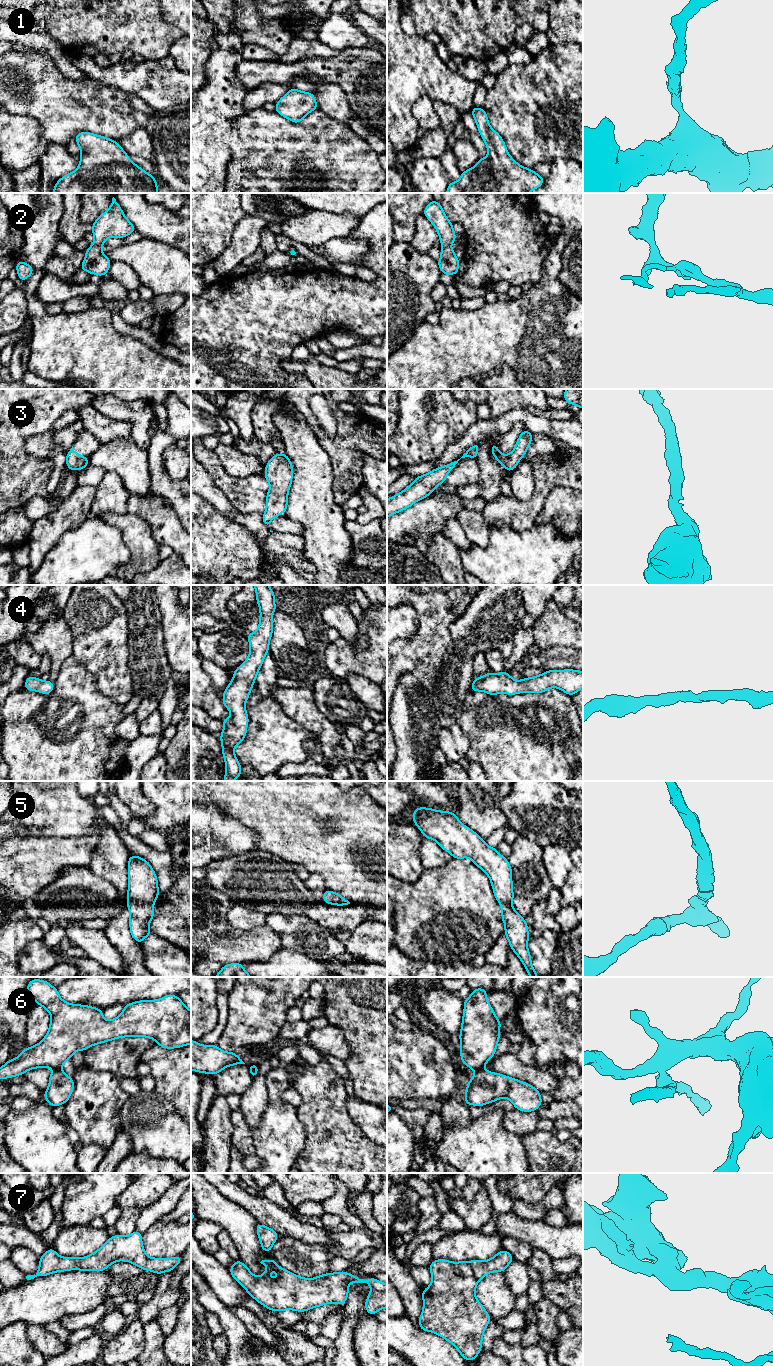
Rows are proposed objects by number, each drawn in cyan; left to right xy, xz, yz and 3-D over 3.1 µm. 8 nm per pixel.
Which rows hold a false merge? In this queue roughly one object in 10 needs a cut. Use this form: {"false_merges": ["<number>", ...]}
{"false_merges": ["6"]}

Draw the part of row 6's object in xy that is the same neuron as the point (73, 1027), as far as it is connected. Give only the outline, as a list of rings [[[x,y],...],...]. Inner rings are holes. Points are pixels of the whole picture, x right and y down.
[[[31,979],[26,992],[51,1015],[49,1030],[44,1039],[33,1047],[26,1047],[15,1059],[0,1067],[0,1079],[23,1075],[34,1068],[61,1069],[75,1051],[85,1051],[93,1045],[122,1037],[142,1036],[155,1040],[162,1048],[180,1048],[191,1044],[191,1011],[177,995],[158,1000],[141,1000],[124,1006],[122,1013],[111,1021],[103,1017],[102,1009],[70,1004],[62,1000],[57,988],[46,980]]]

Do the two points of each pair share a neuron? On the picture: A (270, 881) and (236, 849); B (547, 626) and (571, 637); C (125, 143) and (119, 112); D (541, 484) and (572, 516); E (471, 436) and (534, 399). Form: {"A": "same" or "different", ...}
{"A": "different", "B": "same", "C": "different", "D": "different", "E": "different"}

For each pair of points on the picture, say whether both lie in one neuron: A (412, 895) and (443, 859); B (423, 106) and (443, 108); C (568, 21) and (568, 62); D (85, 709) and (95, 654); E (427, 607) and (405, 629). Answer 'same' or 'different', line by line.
A: different
B: different
C: different
D: different
E: different

